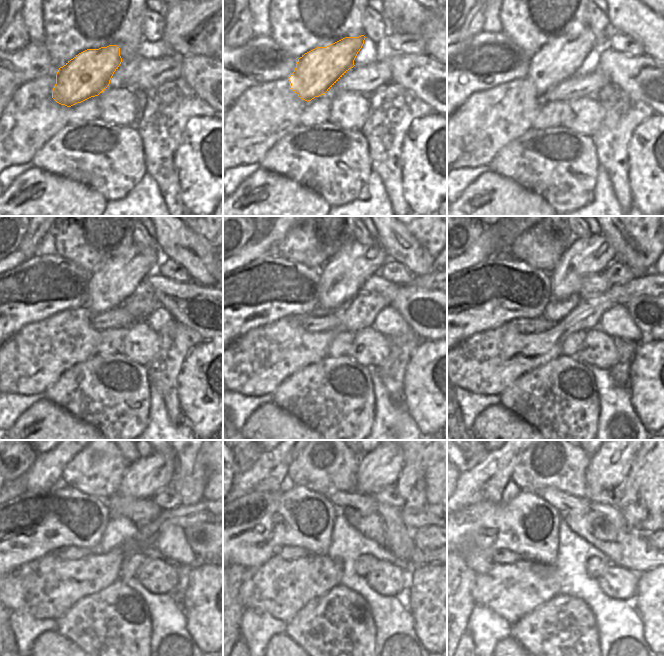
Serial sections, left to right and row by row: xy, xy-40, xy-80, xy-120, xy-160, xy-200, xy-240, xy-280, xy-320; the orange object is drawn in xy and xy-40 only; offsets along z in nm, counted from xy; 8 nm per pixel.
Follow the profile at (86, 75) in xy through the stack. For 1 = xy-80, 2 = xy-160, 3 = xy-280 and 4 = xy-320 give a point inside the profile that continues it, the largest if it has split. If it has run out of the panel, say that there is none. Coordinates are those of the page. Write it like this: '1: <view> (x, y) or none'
1: xy-80 (562, 58)
2: xy-160 (341, 278)
3: xy-280 (381, 468)
4: xy-320 (608, 467)

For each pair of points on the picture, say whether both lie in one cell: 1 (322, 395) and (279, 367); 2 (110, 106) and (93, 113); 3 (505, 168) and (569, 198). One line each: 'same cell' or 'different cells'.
1: different cells
2: different cells
3: same cell

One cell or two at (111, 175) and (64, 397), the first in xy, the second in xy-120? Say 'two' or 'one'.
one

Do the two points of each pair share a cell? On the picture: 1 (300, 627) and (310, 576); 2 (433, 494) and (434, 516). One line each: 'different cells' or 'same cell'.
1: different cells
2: different cells

